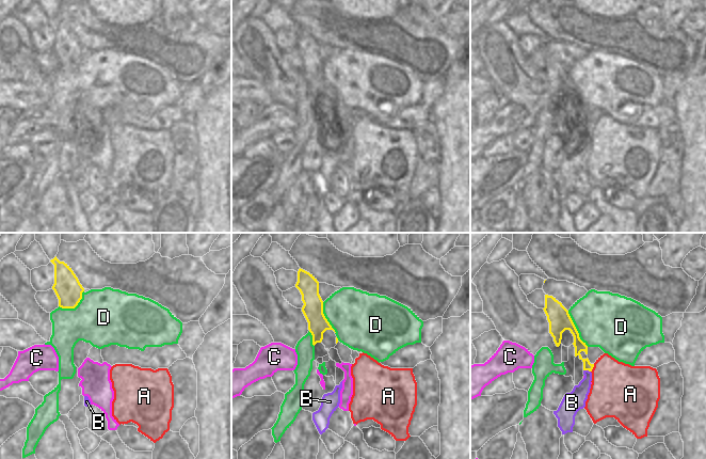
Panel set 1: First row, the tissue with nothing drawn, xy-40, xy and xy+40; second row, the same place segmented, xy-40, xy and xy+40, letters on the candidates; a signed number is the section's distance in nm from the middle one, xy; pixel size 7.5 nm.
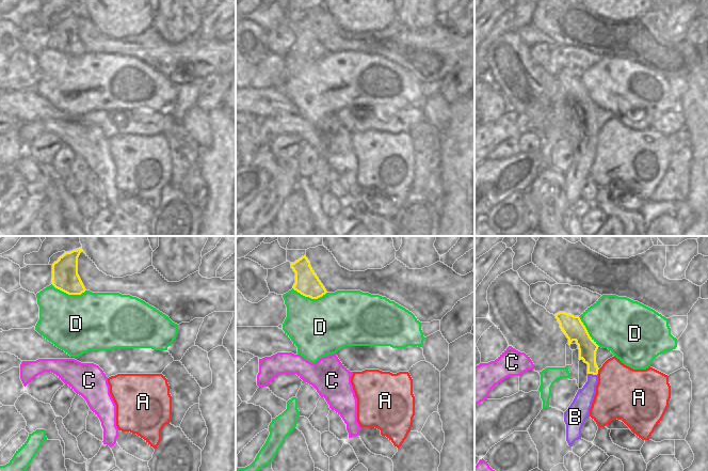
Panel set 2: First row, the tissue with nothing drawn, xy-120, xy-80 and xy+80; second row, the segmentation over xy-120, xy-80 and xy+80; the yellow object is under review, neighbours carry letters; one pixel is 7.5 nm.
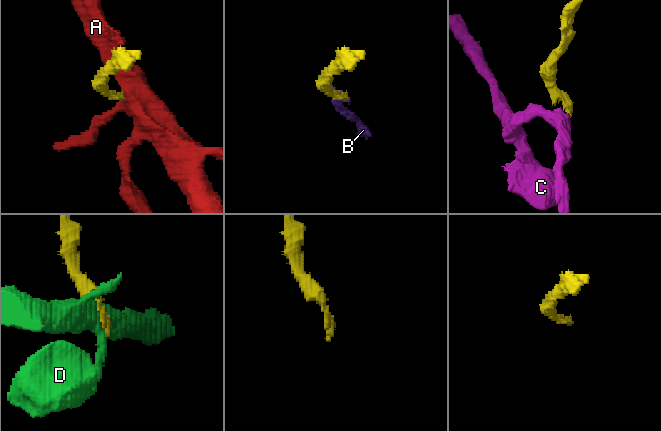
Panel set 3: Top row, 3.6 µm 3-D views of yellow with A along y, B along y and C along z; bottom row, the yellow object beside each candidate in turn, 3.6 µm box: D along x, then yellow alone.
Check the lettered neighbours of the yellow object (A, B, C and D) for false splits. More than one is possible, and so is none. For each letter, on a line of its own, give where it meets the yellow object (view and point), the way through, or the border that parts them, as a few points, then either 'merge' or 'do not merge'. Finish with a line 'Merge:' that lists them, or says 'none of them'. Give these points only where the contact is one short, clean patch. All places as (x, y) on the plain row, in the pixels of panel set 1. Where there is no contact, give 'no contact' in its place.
A: xy+40 (592, 129) | along xy+40 (594, 125), (591, 132) | do not merge
B: xy+40 (587, 130) | across xy+40 (579, 107), (578, 114), (587, 130), (587, 142), (575, 161) | merge
C: no contact | do not merge
D: xy+40 (576, 90) | do not merge
Merge: B

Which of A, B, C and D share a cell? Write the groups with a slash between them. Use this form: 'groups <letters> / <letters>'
groups A / B / C / D

